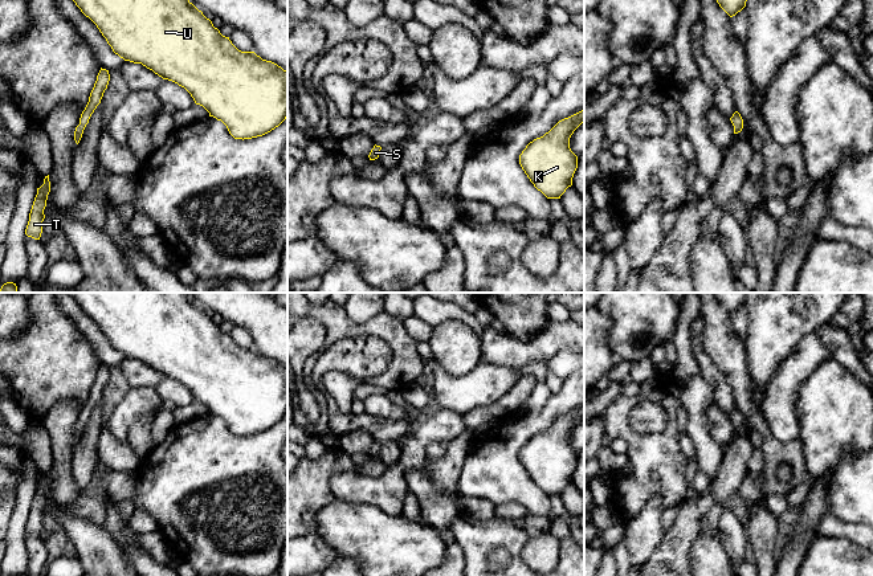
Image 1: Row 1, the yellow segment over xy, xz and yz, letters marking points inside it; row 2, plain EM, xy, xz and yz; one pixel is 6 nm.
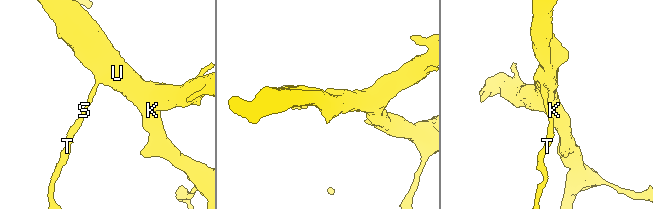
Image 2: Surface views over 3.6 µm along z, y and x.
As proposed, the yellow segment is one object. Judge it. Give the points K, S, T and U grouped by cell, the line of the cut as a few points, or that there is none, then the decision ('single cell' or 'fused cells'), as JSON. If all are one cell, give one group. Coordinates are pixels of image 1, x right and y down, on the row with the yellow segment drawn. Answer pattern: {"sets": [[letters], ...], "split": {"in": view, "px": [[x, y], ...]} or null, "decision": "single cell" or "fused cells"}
{"sets": [["K", "S", "T", "U"]], "split": null, "decision": "single cell"}

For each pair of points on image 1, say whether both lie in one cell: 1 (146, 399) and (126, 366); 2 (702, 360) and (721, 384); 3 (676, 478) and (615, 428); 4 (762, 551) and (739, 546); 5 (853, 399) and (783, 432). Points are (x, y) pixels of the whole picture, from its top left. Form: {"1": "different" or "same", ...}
{"1": "different", "2": "same", "3": "same", "4": "different", "5": "different"}

